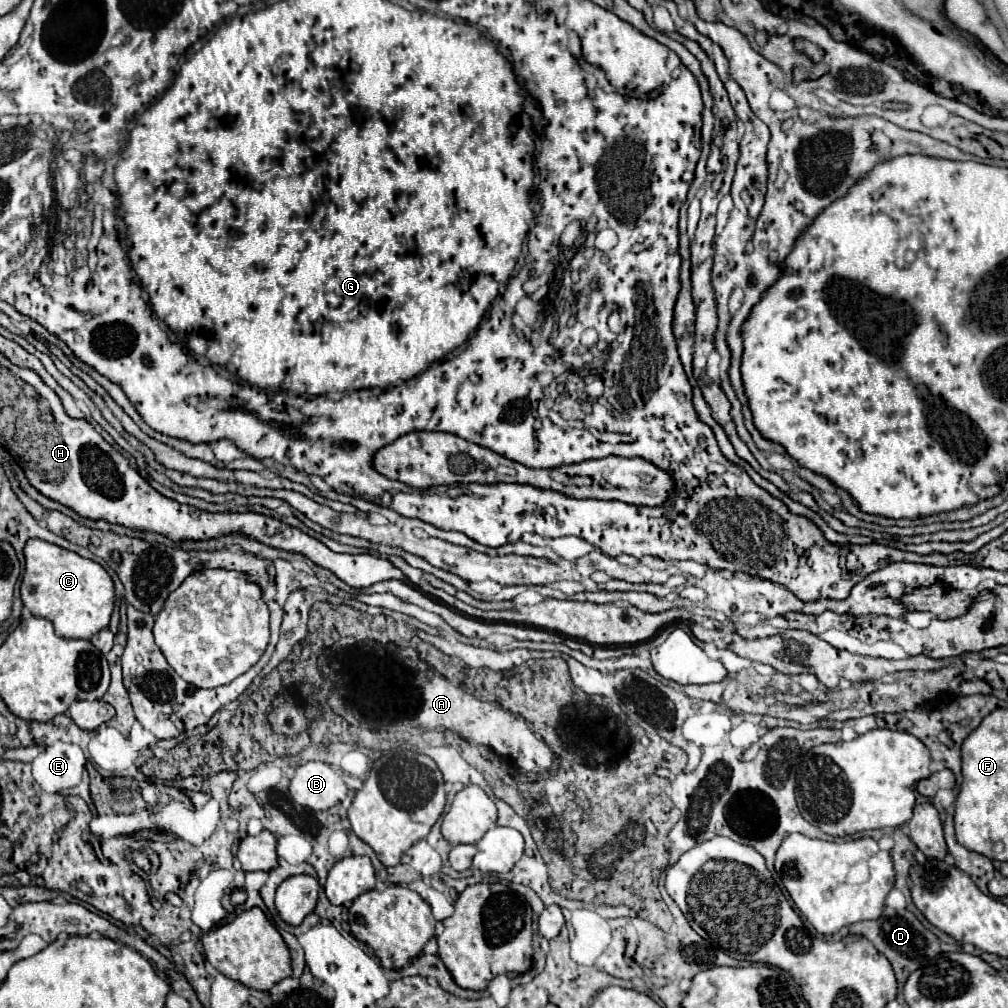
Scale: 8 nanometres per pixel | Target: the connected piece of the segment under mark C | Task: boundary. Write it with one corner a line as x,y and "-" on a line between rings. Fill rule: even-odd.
31,538
23,554
25,574
21,582
21,600
33,616
51,620
57,636
71,640
89,640
109,626
115,588
103,566
39,538

